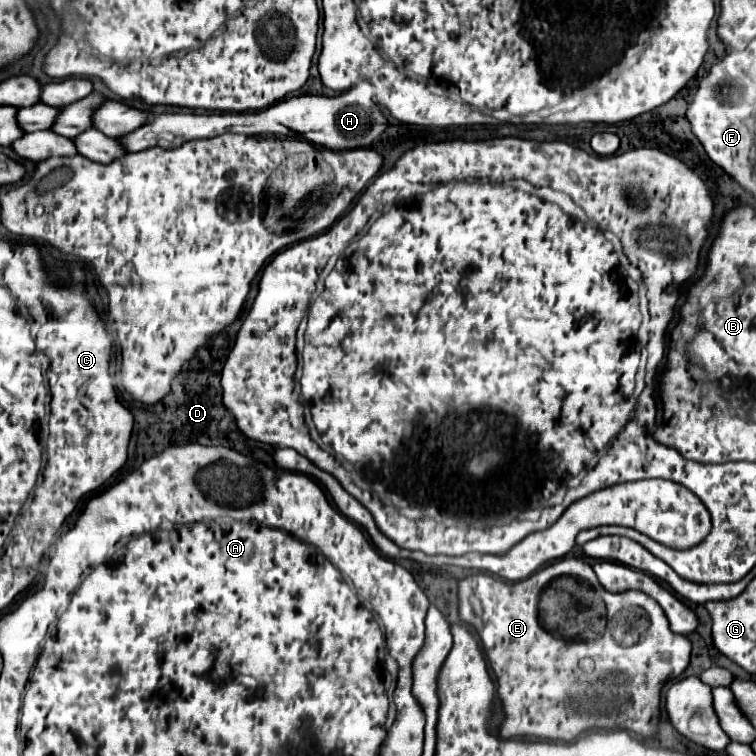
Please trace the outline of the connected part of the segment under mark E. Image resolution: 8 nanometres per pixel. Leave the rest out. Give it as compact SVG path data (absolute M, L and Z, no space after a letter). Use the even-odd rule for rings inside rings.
M578 557L558 559L518 583L484 573L470 575L458 583L458 613L460 621L479 635L485 657L496 675L498 697L504 713L508 713L500 725L502 739L540 737L572 741L582 731L604 725L636 731L644 739L654 737L660 721L662 685L686 671L692 651L688 637L670 631L666 615L654 599L640 591L606 591L592 567ZM562 575L590 581L604 599L608 625L600 639L566 641L548 633L540 624L538 602L542 589ZM622 635L638 635L638 641L634 645L622 645ZM612 719L616 719L616 725L612 725Z

